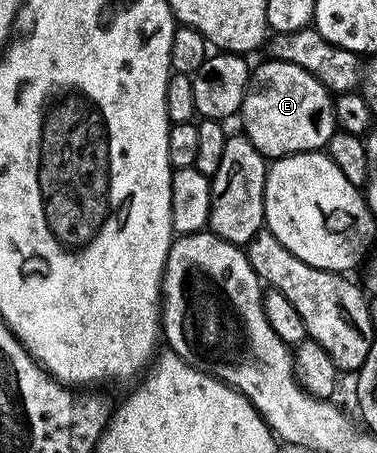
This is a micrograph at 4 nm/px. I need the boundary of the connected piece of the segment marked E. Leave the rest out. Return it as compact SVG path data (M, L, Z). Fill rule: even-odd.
M266 60L251 72L251 85L247 87L247 95L243 101L241 119L243 118L242 133L263 153L264 158L274 160L284 158L287 154L305 154L319 152L327 145L327 141L335 135L335 98L317 76L305 72L297 64Z

